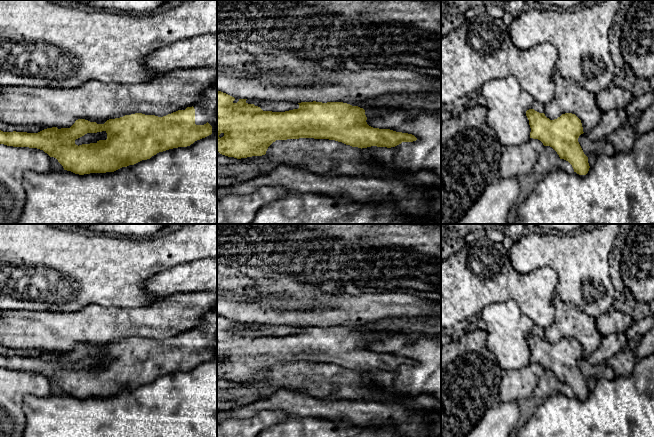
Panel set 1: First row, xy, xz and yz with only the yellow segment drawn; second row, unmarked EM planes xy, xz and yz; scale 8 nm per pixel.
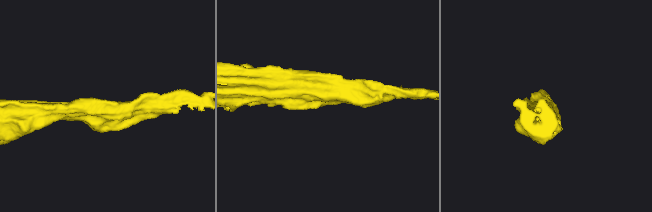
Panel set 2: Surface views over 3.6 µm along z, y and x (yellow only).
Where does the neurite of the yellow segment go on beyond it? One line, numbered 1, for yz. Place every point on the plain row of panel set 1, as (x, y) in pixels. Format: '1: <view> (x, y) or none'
1: none

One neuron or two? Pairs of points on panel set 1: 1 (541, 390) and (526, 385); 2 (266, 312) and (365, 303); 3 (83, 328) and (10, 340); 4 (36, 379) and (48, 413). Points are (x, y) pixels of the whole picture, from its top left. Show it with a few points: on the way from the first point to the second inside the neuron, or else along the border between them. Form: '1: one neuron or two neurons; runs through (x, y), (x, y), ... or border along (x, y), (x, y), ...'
1: two neurons; border along (544, 370), (532, 398)
2: one neuron; runs through (291, 316), (332, 316), (340, 313)
3: one neuron; runs through (65, 330), (28, 330)
4: two neurons; border along (51, 394), (26, 395), (23, 399), (23, 410)

